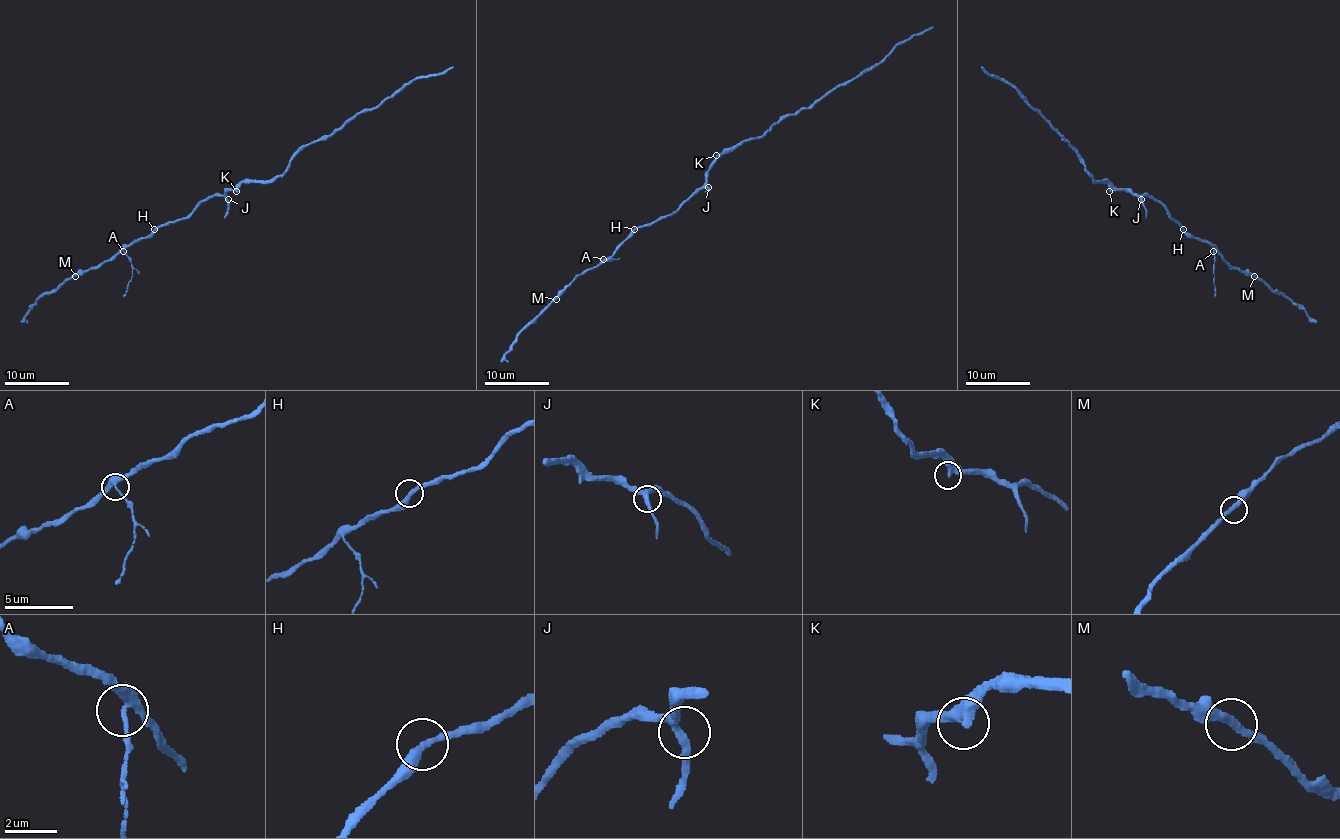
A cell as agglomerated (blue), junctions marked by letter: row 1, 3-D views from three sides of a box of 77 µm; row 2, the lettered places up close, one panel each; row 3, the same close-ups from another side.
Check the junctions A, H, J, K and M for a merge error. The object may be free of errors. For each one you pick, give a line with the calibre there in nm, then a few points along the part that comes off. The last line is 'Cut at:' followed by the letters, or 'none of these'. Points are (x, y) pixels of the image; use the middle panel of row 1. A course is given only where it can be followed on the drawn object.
A: 320 nm
Cut at: A

